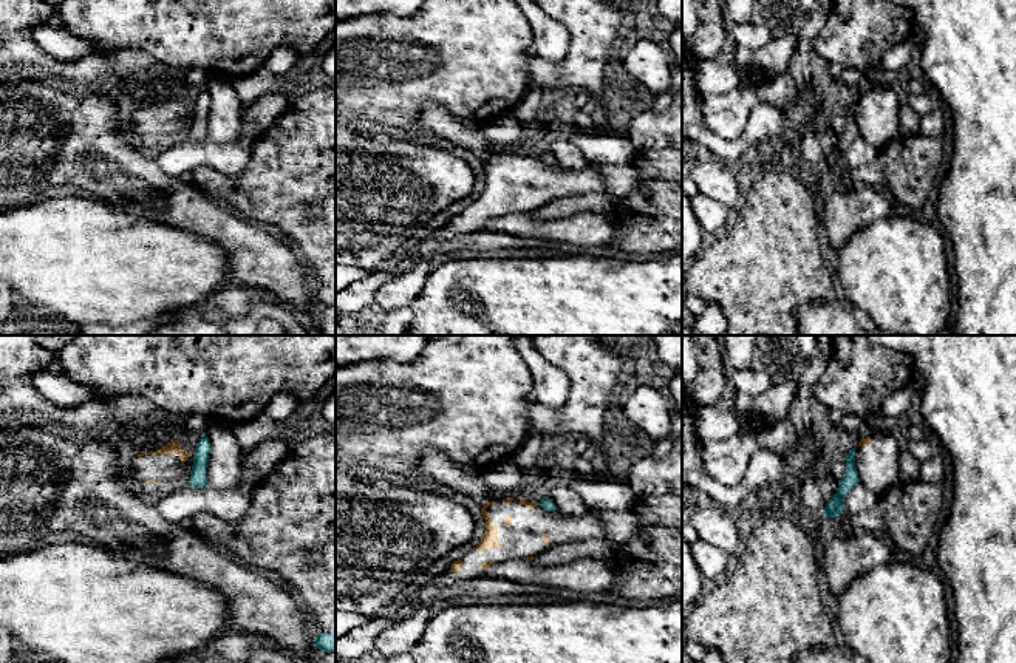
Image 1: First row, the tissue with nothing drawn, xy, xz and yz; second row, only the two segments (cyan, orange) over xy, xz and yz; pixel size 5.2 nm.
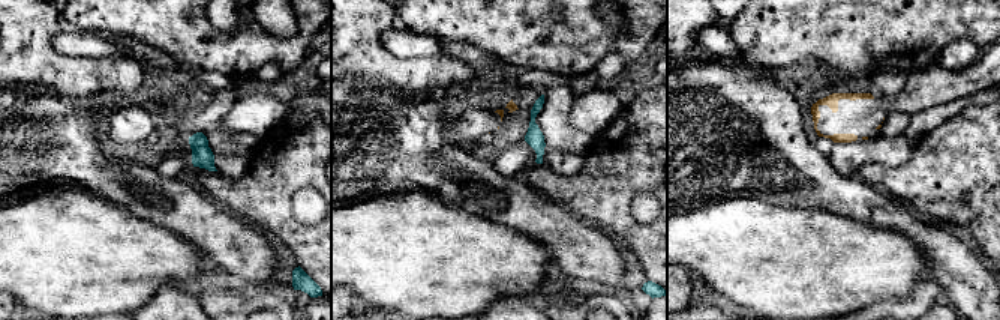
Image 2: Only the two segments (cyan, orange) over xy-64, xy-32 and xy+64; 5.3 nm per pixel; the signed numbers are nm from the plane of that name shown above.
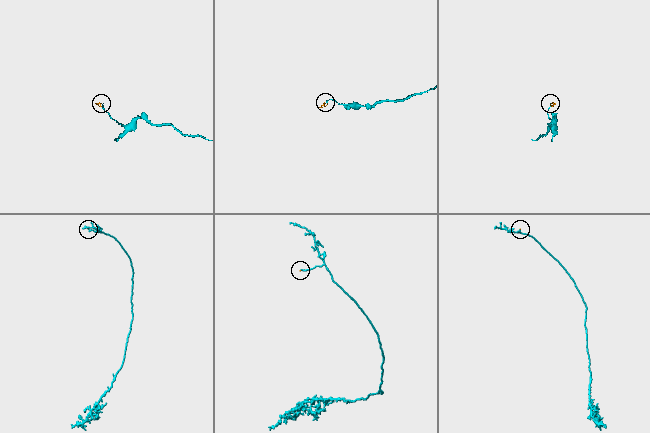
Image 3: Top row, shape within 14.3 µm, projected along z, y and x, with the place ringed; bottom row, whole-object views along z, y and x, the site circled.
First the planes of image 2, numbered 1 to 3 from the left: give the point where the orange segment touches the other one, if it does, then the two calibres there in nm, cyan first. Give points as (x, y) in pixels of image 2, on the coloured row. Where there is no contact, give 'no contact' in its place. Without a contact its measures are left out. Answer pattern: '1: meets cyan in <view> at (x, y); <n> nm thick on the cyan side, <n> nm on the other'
1: no contact
2: no contact
3: no contact

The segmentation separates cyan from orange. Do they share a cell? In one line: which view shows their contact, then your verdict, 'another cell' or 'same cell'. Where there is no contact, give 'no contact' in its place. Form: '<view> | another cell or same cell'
xy | another cell

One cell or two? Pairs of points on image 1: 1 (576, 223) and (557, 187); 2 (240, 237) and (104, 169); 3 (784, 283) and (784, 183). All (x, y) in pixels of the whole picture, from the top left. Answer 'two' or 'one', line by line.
1: two
2: one
3: one

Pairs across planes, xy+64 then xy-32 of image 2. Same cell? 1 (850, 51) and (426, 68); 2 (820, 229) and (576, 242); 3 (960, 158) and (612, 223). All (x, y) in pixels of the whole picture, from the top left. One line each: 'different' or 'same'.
1: different
2: different
3: same

